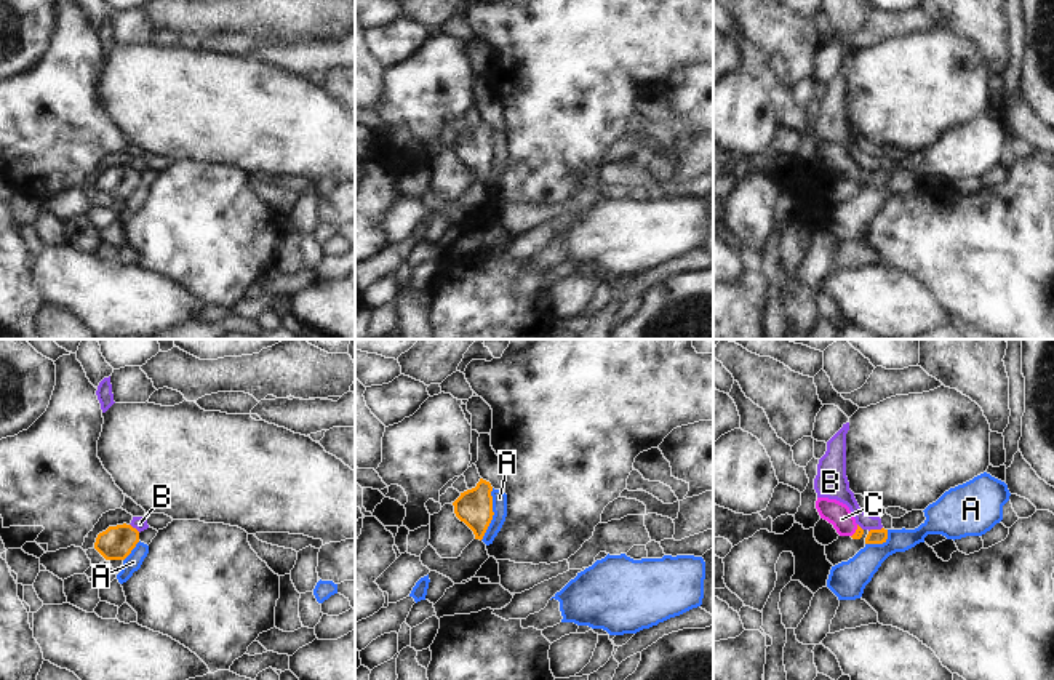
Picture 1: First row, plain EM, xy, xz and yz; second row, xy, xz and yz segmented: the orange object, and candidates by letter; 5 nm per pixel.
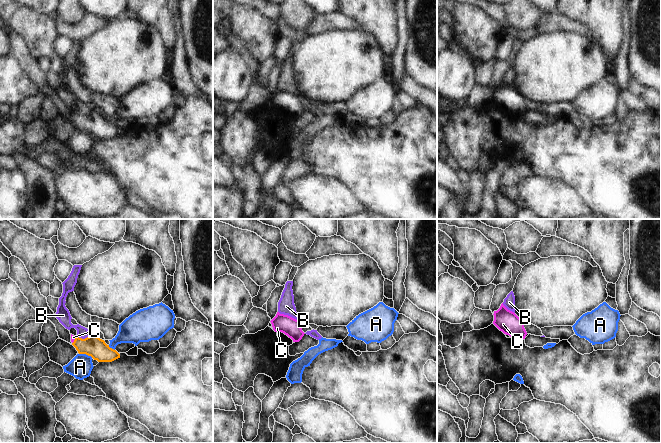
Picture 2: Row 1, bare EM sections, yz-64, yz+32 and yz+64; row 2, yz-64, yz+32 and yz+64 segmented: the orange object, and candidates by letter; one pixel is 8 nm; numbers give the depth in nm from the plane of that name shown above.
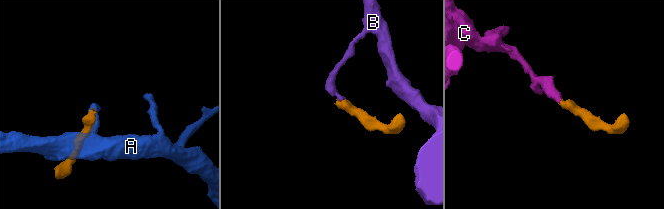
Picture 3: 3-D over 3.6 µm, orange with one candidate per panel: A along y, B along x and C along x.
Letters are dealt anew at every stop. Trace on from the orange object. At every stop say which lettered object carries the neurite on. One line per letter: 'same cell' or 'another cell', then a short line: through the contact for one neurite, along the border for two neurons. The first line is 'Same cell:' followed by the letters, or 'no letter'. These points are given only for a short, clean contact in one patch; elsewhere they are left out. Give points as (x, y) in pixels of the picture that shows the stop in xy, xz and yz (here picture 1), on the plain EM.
Same cell: C
A: another cell | xz (493, 130), (493, 160), (480, 181)
B: another cell | yz (882, 168), (869, 173)
C: same cell | yz (859, 173), (856, 173), (835, 154)

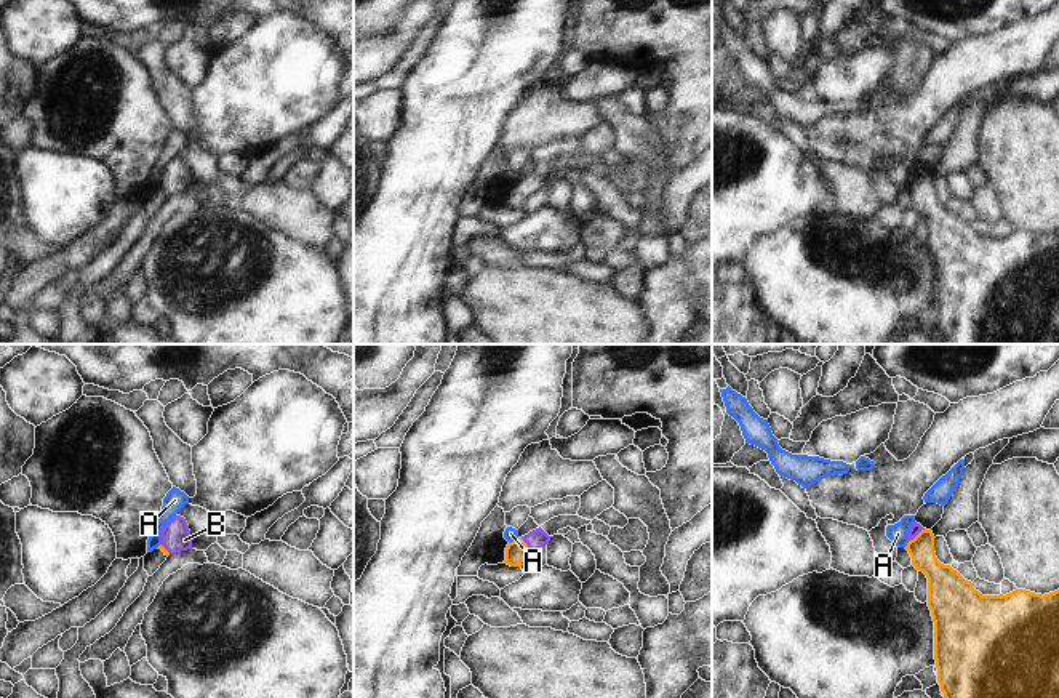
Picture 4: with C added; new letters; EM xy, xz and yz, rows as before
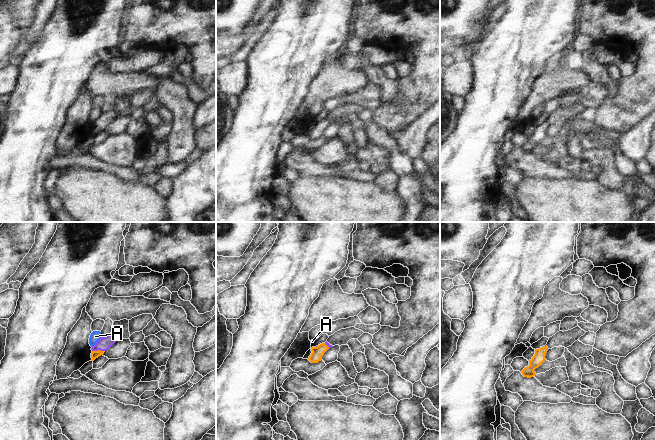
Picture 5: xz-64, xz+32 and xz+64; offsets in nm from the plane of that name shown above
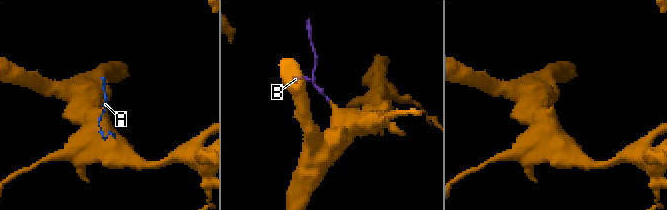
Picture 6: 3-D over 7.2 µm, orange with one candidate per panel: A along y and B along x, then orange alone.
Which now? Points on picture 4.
Same cell: B
A: another cell | xz (517, 178), (509, 184)
B: same cell | yz (941, 218), (923, 200), (919, 175), (915, 170)

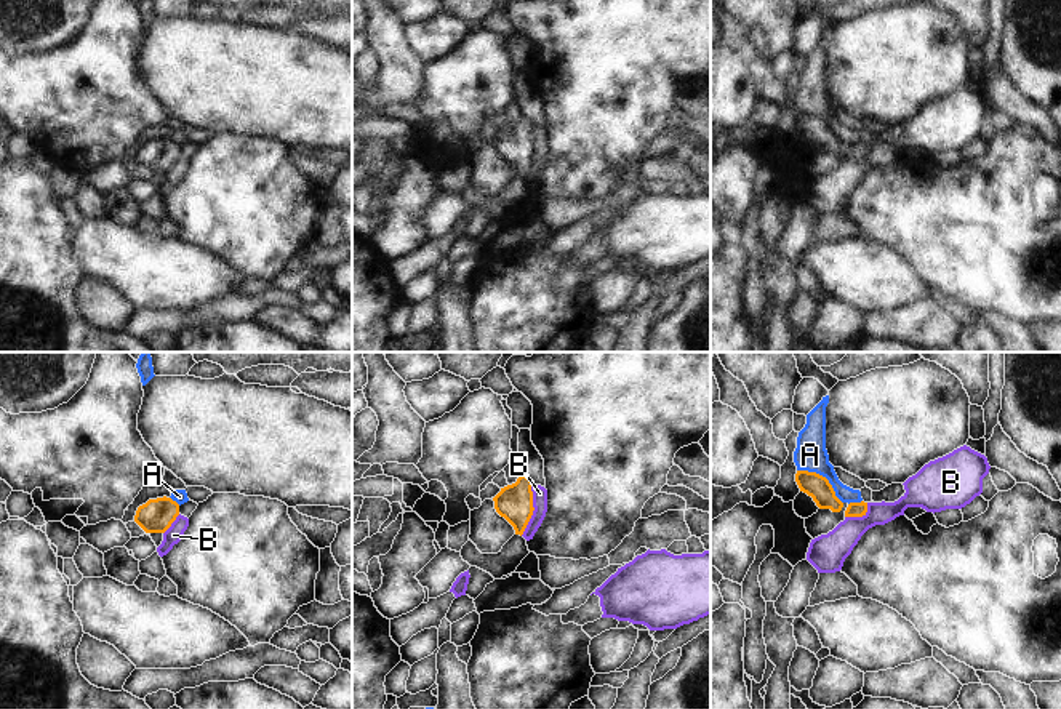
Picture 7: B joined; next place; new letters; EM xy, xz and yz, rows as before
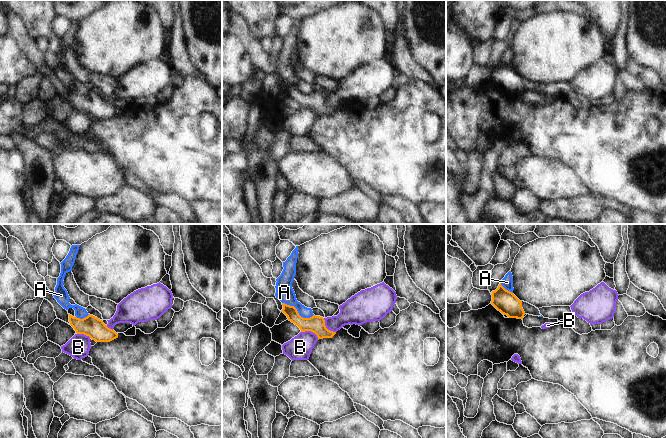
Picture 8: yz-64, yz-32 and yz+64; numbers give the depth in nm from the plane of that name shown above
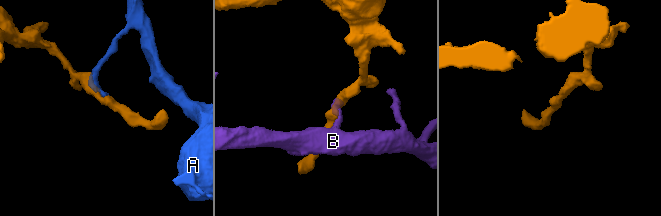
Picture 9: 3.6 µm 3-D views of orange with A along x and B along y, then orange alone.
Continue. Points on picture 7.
Same cell: no letter
A: another cell | yz (797, 111), (821, 116), (842, 144)
B: another cell

